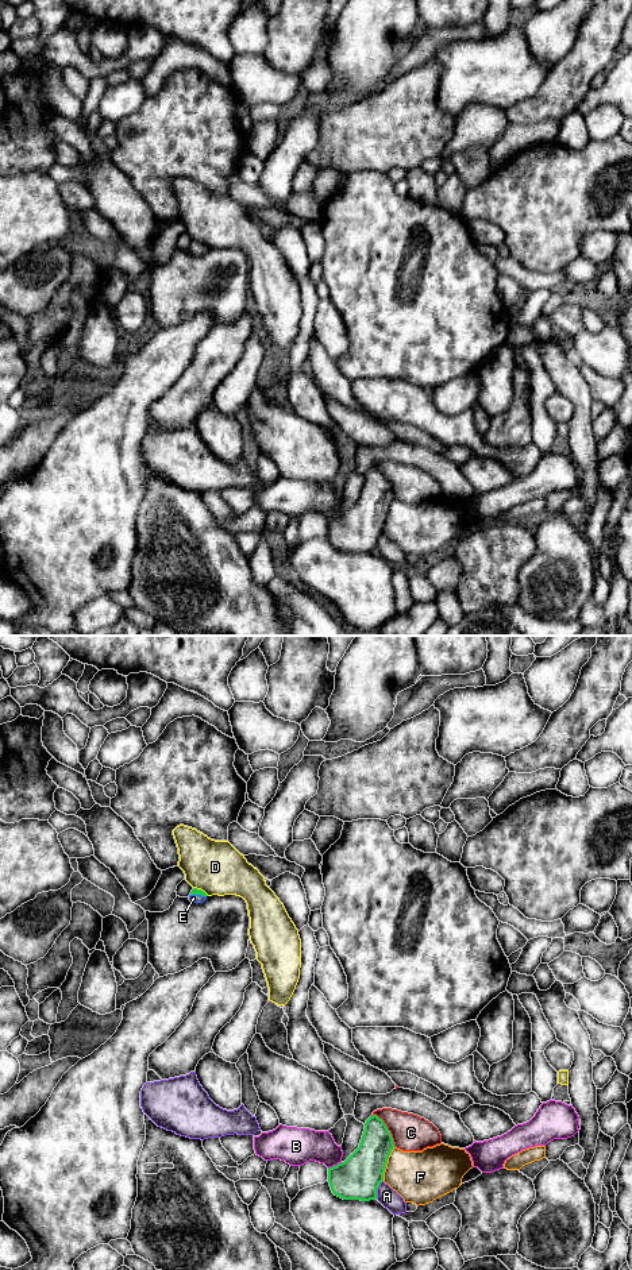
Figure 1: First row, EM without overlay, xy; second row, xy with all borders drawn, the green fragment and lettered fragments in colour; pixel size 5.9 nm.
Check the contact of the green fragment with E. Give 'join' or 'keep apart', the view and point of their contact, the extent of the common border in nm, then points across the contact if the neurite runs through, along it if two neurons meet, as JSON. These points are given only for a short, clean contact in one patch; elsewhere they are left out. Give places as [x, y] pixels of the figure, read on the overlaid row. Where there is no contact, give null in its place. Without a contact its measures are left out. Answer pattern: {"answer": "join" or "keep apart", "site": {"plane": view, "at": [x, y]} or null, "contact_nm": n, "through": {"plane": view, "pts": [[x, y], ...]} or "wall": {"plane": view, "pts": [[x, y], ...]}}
{"answer": "join", "site": {"plane": "xy", "at": [199, 894]}, "contact_nm": 100, "through": {"plane": "xy", "pts": [[195, 891], [199, 894], [193, 898]]}}

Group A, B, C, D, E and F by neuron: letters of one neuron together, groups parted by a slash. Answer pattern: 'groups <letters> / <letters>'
groups A / B / C / D / E / F

